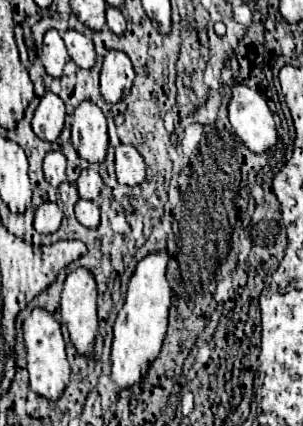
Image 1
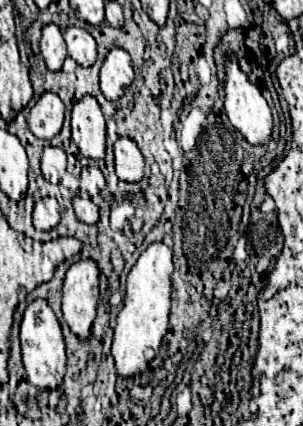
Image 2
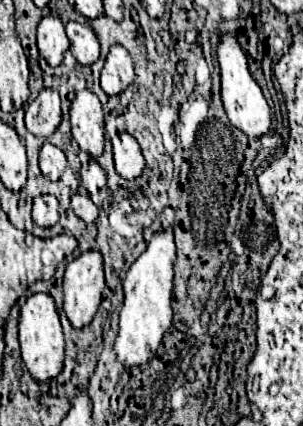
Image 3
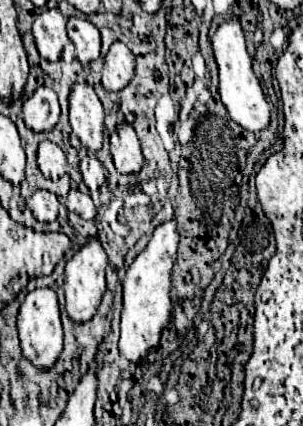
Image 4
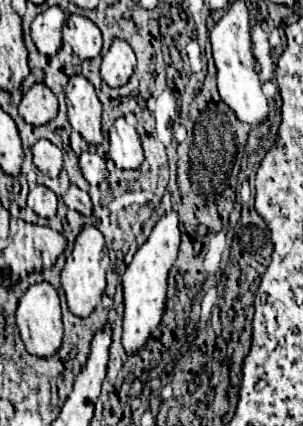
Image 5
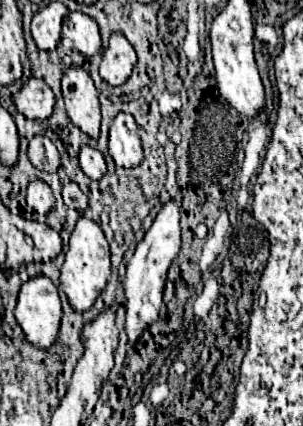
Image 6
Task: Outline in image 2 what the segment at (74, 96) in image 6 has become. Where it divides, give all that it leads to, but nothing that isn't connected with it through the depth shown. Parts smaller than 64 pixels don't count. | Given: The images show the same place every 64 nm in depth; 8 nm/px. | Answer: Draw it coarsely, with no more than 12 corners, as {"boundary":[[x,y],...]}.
{"boundary":[[94,96],[72,110],[72,140],[82,156],[102,160],[106,122]]}

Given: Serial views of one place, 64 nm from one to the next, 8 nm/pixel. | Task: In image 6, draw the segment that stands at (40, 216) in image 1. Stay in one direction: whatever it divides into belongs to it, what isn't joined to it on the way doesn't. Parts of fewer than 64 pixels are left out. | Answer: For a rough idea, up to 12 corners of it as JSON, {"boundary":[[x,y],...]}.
{"boundary":[[42,180],[30,182],[26,200],[38,214],[54,208],[54,196]]}

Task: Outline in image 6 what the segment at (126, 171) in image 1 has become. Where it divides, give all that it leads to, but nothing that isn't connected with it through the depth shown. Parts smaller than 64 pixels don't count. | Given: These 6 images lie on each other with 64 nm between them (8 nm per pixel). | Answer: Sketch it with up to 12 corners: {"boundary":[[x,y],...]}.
{"boundary":[[130,114],[110,126],[110,156],[124,168],[144,158]]}

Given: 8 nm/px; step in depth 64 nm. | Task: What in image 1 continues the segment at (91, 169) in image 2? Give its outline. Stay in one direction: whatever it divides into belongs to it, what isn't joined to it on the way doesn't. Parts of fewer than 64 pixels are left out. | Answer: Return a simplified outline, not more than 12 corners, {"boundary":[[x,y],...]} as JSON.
{"boundary":[[92,168],[78,178],[80,198],[96,200],[104,182]]}

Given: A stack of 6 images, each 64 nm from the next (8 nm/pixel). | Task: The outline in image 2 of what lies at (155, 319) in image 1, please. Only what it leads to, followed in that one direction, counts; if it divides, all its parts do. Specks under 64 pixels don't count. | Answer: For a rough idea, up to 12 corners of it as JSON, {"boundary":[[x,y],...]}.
{"boundary":[[172,248],[132,266],[116,318],[120,378],[144,372],[168,332]]}

